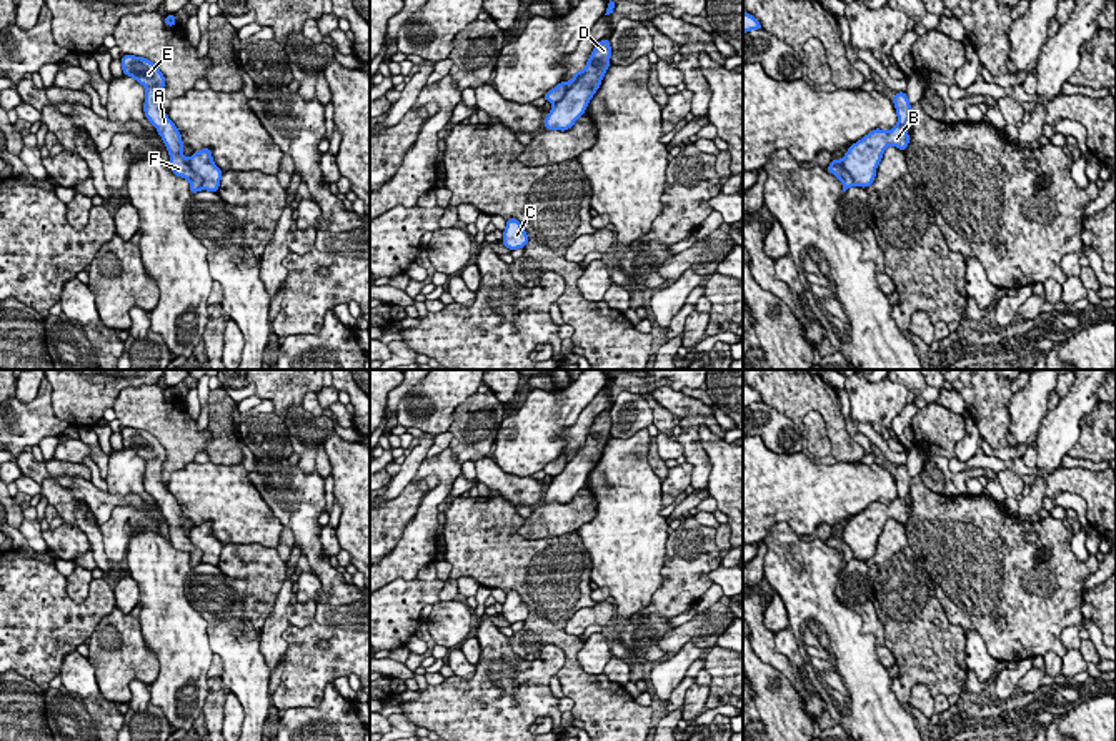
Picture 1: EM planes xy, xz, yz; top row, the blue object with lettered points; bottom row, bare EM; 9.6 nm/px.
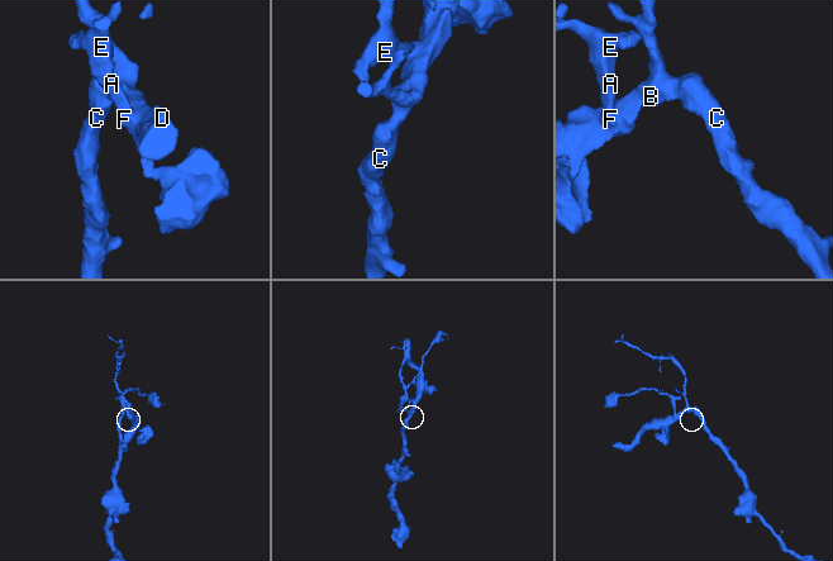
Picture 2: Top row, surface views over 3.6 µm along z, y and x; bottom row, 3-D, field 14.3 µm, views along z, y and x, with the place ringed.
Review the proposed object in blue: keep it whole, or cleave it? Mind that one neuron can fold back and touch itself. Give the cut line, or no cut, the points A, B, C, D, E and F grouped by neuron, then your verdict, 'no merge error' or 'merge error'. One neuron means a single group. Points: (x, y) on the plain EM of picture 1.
cut xy (185, 533), (202, 553), (202, 561); groups A E F / B C D; merge error

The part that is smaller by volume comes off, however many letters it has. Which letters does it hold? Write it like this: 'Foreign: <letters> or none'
Foreign: A, E, F

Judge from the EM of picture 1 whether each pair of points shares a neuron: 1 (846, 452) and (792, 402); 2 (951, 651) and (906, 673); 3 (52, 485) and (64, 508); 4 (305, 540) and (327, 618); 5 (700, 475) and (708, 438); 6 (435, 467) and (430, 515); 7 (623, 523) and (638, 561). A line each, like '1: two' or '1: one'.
1: one
2: one
3: one
4: one
5: two
6: one
7: one

